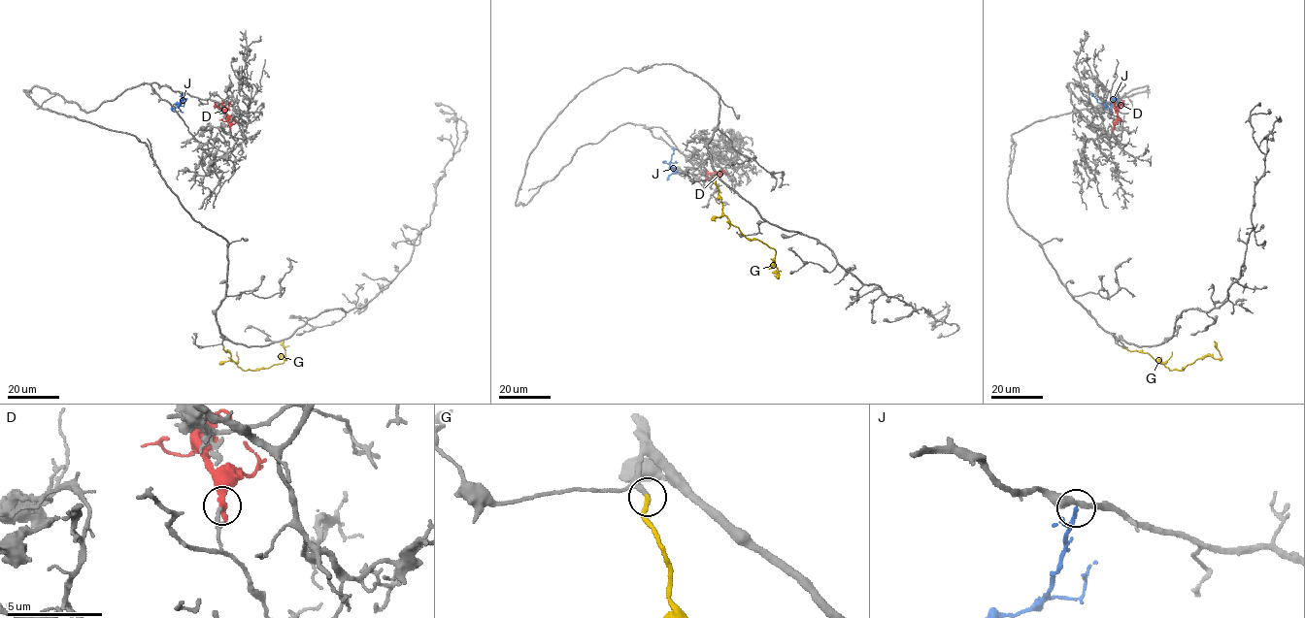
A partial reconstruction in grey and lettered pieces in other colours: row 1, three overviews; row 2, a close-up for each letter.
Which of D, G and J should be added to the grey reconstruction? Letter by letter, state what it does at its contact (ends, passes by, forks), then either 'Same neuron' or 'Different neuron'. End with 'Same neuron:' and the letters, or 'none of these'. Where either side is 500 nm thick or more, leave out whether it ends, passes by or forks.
D: It ends there. Different neuron
G: It ends there. Same neuron
J: It ends there. Different neuron
Same neuron: G

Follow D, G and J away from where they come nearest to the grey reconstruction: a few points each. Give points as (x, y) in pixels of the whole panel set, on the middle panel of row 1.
D: (721, 169), (719, 174), (707, 174), (708, 179)
G: (715, 180), (722, 213), (746, 237), (759, 240), (775, 250), (776, 270)
J: (674, 148), (670, 165), (674, 170), (667, 180)

